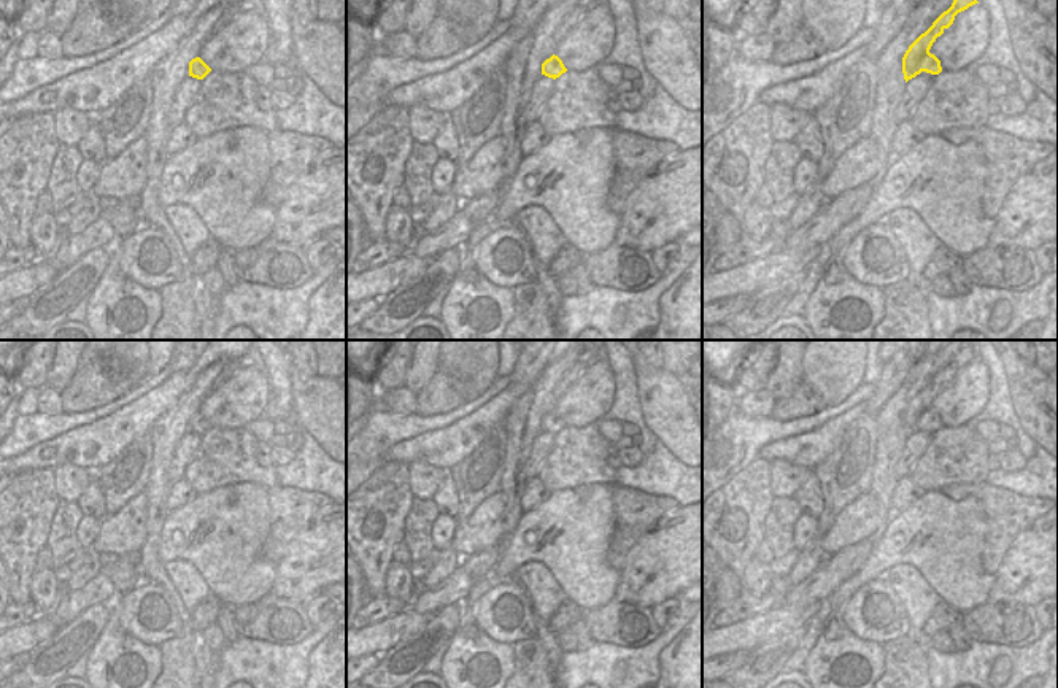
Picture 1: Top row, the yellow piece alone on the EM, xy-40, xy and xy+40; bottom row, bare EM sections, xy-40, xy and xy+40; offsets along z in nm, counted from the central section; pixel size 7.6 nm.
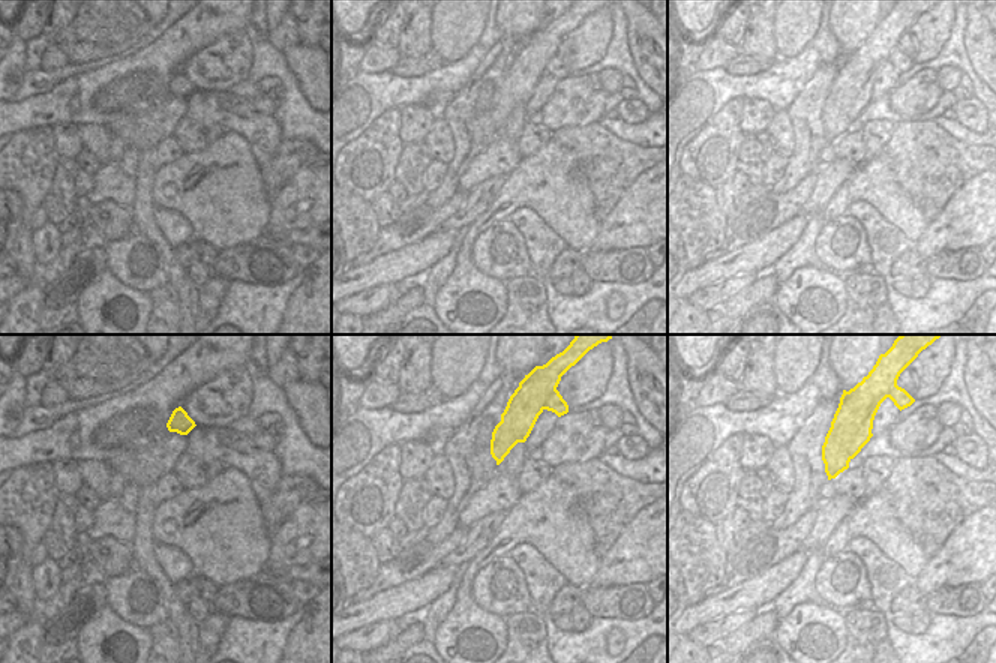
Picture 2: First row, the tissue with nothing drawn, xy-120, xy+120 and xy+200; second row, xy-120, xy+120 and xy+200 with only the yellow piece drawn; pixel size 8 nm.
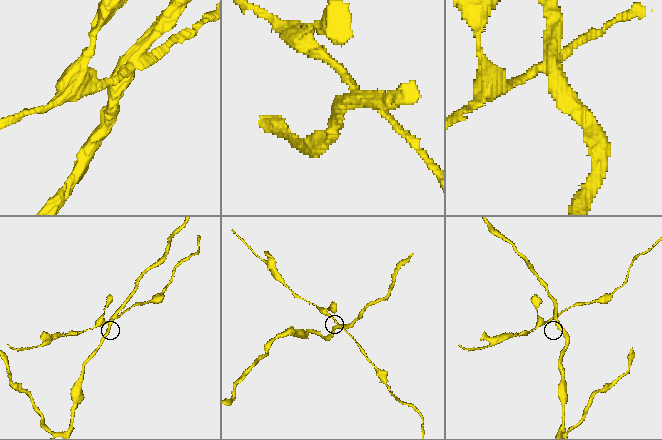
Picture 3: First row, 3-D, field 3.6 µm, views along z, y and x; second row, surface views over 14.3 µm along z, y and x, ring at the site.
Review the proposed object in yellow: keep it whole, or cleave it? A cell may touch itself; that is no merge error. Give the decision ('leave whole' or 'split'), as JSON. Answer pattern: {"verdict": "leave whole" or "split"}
{"verdict": "split"}

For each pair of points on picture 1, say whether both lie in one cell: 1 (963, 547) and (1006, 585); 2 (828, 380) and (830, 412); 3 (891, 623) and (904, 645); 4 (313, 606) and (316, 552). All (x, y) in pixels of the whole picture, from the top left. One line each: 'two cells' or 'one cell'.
1: two cells
2: two cells
3: two cells
4: two cells

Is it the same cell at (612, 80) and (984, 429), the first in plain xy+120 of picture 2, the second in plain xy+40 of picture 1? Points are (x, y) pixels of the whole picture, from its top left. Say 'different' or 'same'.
same

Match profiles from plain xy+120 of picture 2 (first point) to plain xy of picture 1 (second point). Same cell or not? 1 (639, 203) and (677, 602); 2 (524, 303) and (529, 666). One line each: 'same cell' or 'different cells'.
1: different cells
2: same cell

